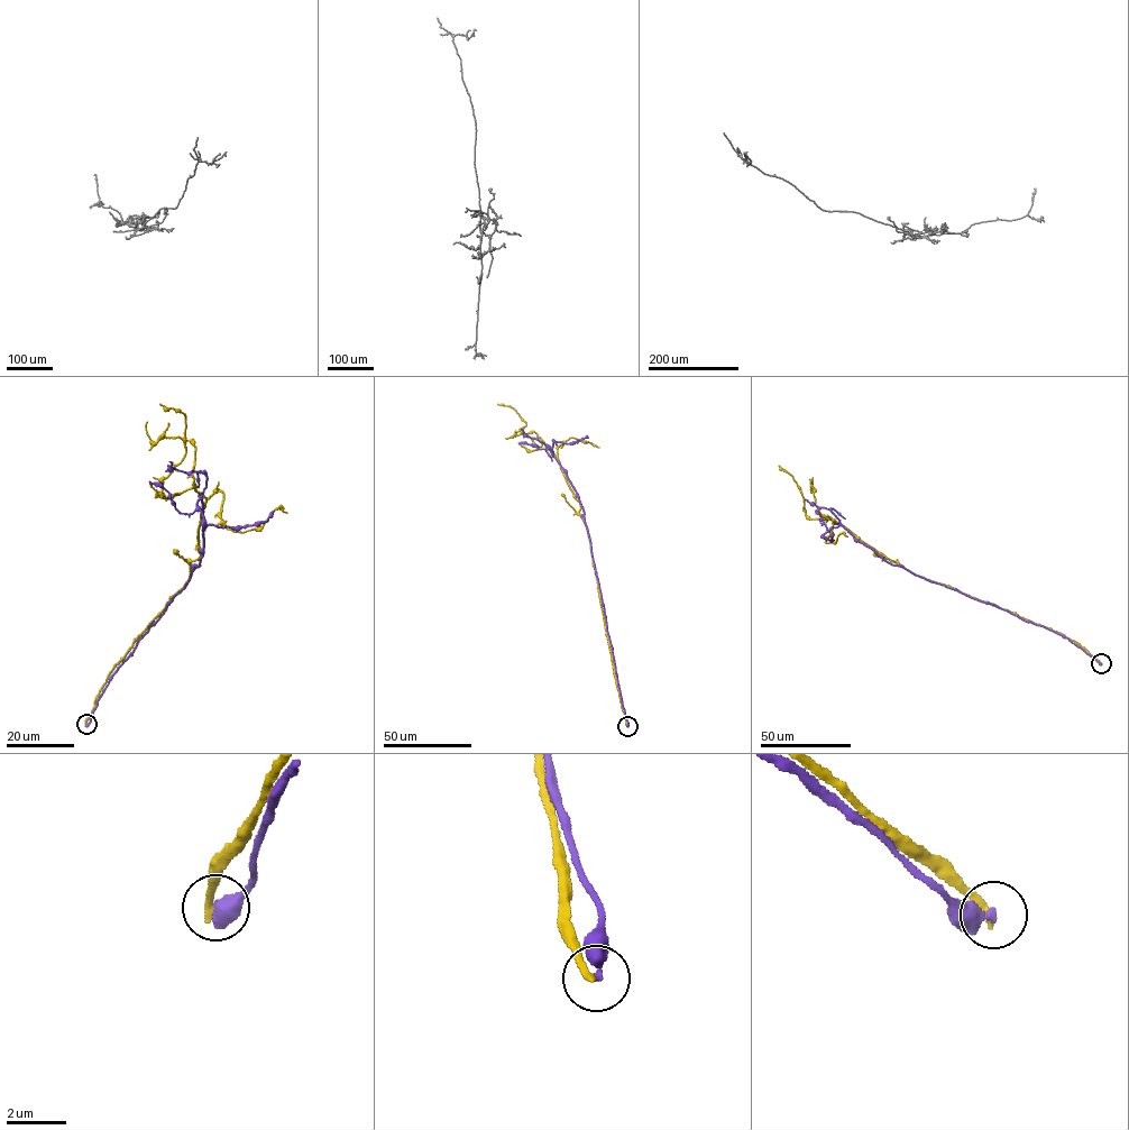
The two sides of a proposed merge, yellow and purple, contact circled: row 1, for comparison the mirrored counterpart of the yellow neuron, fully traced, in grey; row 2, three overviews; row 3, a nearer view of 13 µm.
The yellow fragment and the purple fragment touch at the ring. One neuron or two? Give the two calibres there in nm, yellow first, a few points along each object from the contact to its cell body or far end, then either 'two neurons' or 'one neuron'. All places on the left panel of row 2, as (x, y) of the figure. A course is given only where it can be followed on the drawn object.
280 nm thick on the yellow side, 400 nm on the other; yellow runs (85, 725), (109, 674), (201, 553), (207, 499), (194, 487), (162, 492), (184, 457), (186, 419), (159, 404); purple runs (85, 725), (109, 680), (200, 566), (204, 523), (199, 499), (205, 525), (256, 524), (273, 512); two neurons

